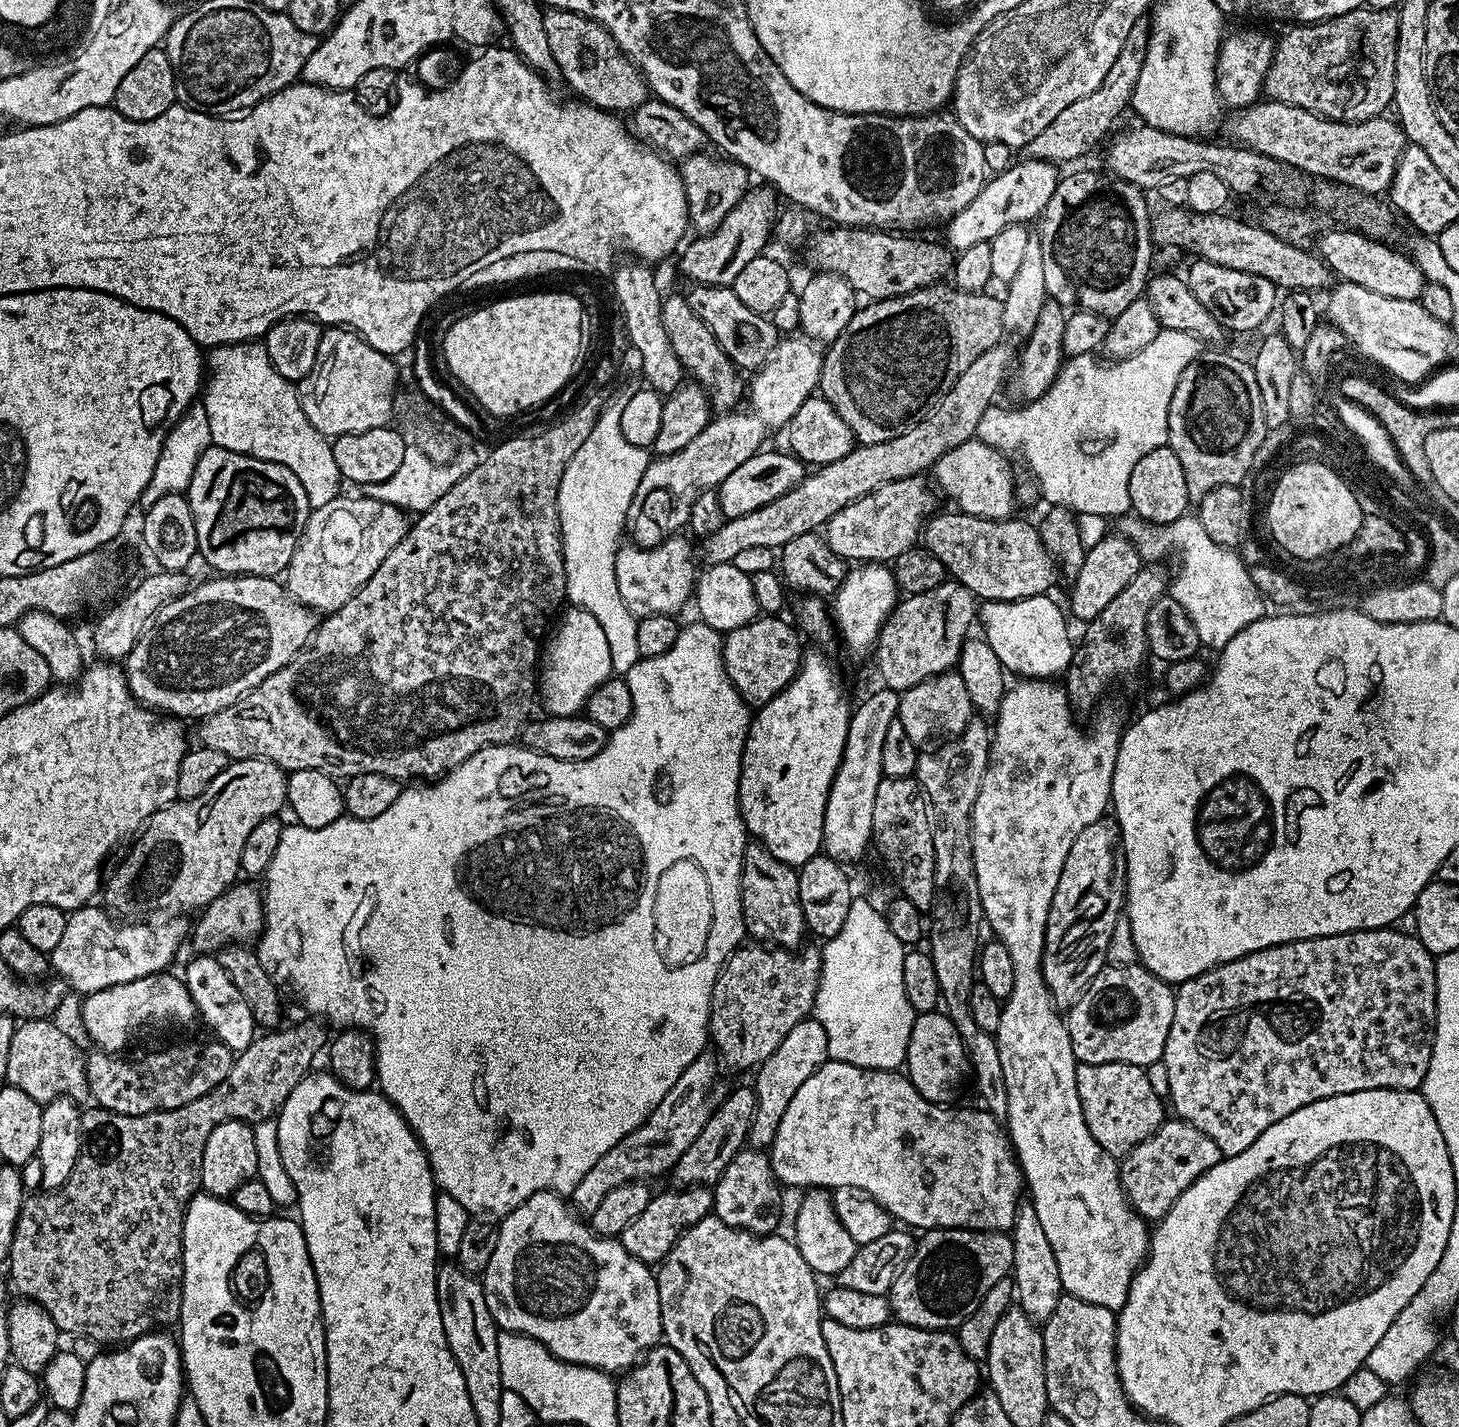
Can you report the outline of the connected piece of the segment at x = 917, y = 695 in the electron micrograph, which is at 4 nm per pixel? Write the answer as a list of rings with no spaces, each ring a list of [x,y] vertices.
[[[956,670],[940,672],[918,682],[918,686],[910,686],[905,692],[900,693],[900,711],[898,719],[906,734],[918,746],[924,746],[927,740],[935,736],[951,738],[972,720],[974,709],[966,685]]]

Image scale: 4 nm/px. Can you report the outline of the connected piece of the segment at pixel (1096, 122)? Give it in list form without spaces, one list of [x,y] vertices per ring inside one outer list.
[[[1147,19],[1134,22],[1130,34],[1126,34],[1126,42],[1118,58],[1114,58],[1106,78],[1102,78],[1102,86],[1098,86],[1098,90],[1092,91],[1091,94],[1086,94],[1086,98],[1070,102],[1070,106],[1066,106],[1066,110],[1062,110],[1062,114],[1058,114],[1058,118],[1054,118],[1054,122],[1050,122],[1046,130],[1042,130],[1042,134],[1038,134],[1038,138],[1026,145],[1027,155],[1031,159],[1050,160],[1056,164],[1062,163],[1062,160],[1076,160],[1079,156],[1086,155],[1104,135],[1107,137],[1117,127],[1116,119],[1124,111],[1129,111],[1132,96],[1136,92],[1138,74],[1142,70],[1142,62],[1148,49],[1149,31],[1150,24]]]

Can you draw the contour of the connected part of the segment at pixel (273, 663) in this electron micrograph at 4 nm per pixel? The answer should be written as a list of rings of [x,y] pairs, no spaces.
[[[221,575],[216,580],[208,580],[205,584],[189,587],[188,591],[174,598],[168,604],[163,604],[156,612],[151,624],[144,629],[144,633],[138,638],[138,642],[132,647],[132,653],[126,657],[126,675],[128,677],[128,689],[132,691],[132,697],[140,701],[146,708],[151,708],[161,714],[175,716],[177,718],[203,718],[213,716],[218,710],[233,704],[240,696],[246,695],[254,686],[258,686],[270,674],[282,670],[296,655],[300,649],[312,639],[312,633],[316,631],[318,623],[313,609],[305,608],[293,600],[287,587],[279,579],[271,576],[226,576]]]

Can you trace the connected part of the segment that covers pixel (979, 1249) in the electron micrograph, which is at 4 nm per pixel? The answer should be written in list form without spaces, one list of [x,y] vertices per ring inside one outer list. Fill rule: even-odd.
[[[929,1228],[915,1241],[912,1253],[894,1278],[888,1291],[893,1317],[901,1324],[933,1330],[956,1330],[961,1322],[978,1310],[978,1302],[986,1298],[986,1290],[994,1282],[1005,1279],[1012,1271],[1014,1246],[1008,1232],[981,1232],[970,1228]]]

